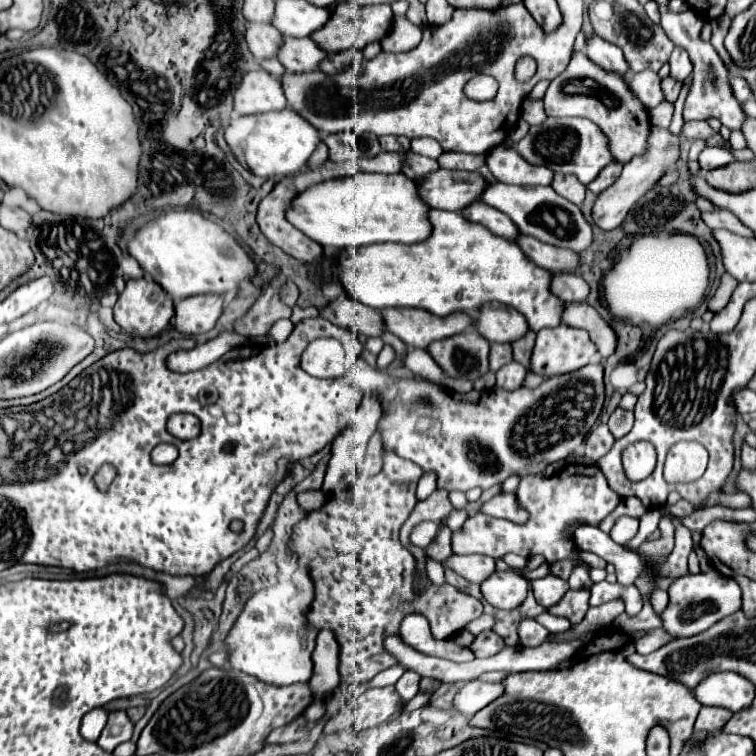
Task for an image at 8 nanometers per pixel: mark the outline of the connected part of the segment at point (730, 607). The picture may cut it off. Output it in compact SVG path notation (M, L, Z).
M711 569L707 573L697 573L697 575L685 575L675 579L669 589L669 603L665 611L659 615L661 617L661 627L671 635L671 637L691 637L707 627L711 627L715 621L723 619L725 615L735 613L741 609L741 589L735 583L735 579L721 575L719 571Z

